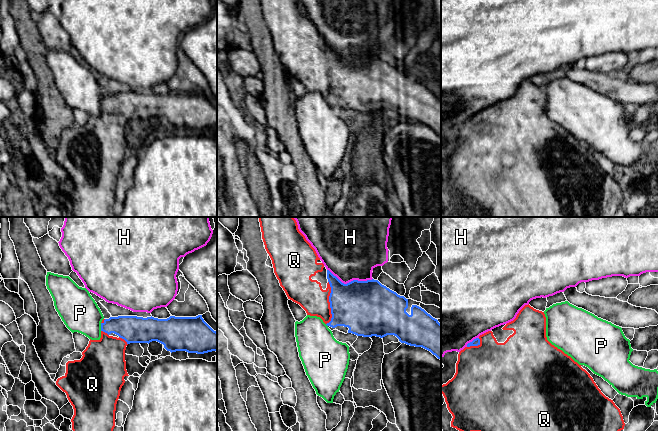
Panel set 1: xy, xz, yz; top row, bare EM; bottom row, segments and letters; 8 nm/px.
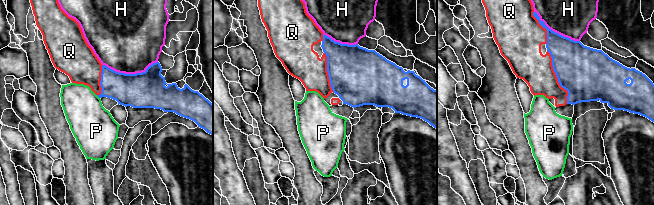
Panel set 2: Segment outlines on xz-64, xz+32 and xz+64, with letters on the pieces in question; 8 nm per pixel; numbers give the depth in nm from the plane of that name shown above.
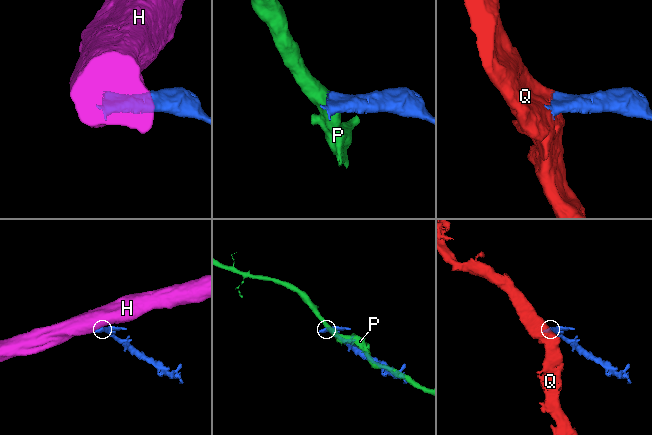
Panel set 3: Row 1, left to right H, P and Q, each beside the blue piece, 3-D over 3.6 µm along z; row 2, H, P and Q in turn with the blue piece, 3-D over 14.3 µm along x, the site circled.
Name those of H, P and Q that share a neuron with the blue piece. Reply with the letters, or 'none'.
Q

